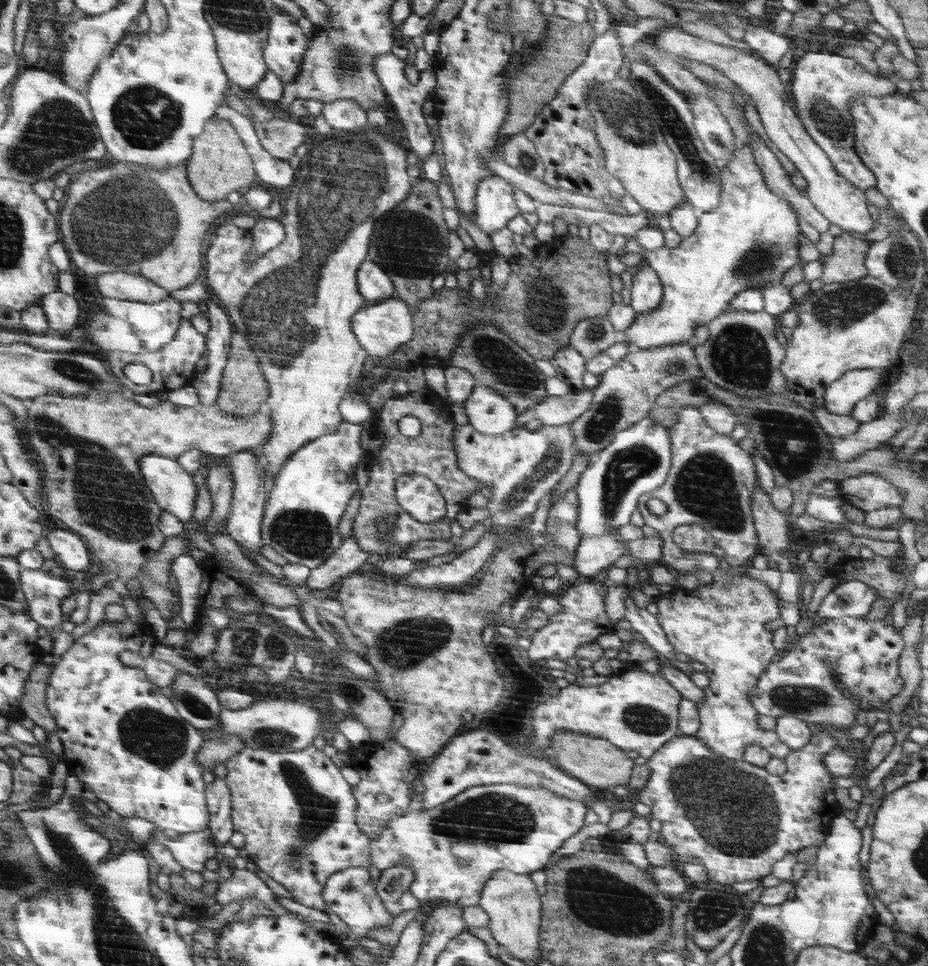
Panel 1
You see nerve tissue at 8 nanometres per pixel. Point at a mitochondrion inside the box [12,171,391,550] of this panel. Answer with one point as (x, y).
(108, 498)

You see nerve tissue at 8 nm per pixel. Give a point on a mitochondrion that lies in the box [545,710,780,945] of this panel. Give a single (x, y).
(595, 894)

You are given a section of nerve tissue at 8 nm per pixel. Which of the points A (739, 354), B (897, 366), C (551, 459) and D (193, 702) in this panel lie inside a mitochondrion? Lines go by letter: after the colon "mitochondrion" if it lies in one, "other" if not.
A: mitochondrion
B: other
C: mitochondrion
D: mitochondrion

